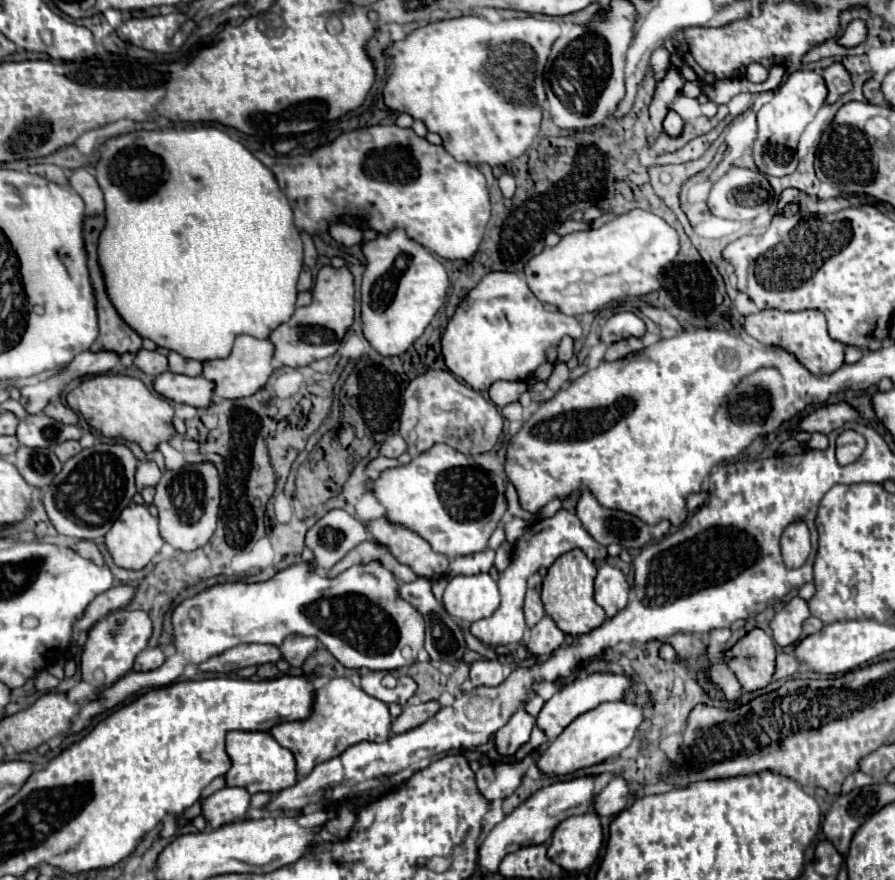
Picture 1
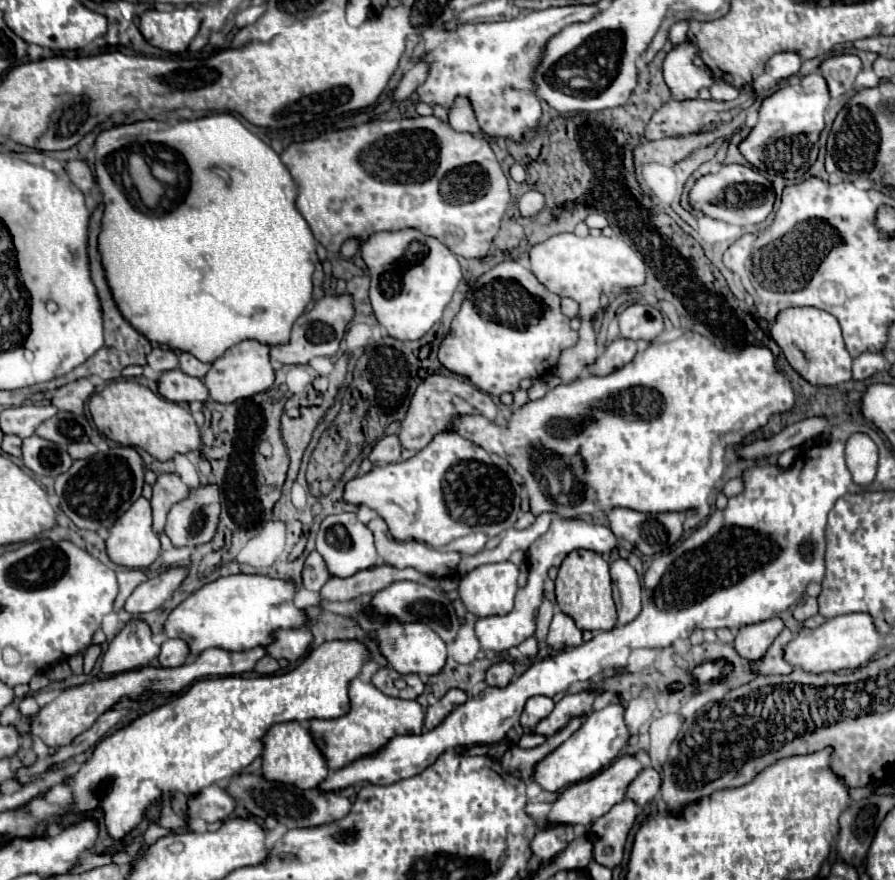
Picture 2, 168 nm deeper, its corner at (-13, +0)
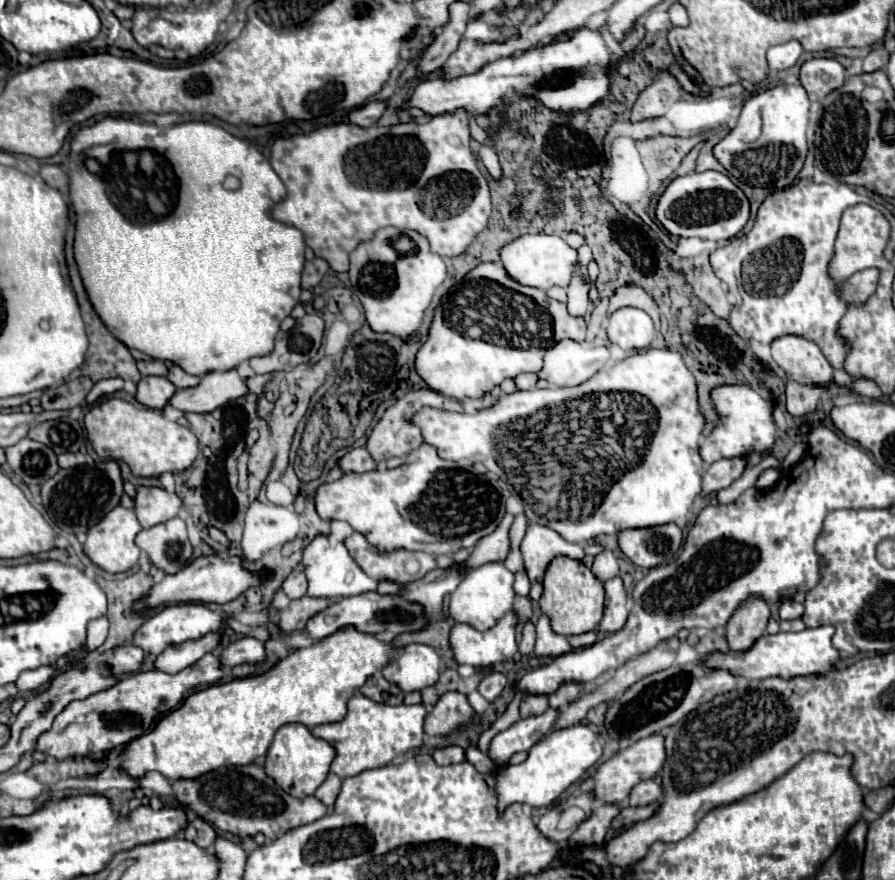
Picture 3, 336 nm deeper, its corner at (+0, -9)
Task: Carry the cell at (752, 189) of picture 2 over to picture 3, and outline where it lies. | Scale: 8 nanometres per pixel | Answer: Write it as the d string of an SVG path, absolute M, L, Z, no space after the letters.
M692 172L674 178L656 202L656 220L670 236L730 240L748 222L750 206L744 192L720 172Z

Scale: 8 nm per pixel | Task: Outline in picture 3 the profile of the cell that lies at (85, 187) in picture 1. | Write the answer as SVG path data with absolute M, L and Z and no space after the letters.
M42 164L40 166L40 176L42 176L42 180L48 186L52 186L60 194L68 196L68 176L66 176L66 172L60 166L56 166L56 164Z

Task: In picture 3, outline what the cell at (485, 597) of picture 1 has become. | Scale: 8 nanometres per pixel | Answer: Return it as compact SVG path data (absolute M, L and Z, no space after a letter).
M502 562L484 564L476 570L472 570L450 596L450 604L448 604L450 616L456 622L468 624L480 632L490 630L504 614L508 614L512 610L514 596L516 596L512 584L514 584L514 574Z

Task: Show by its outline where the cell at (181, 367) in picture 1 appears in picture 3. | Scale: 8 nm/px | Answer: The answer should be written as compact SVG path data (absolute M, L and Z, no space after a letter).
M172 366L170 372L168 372L168 380L180 390L180 388L192 388L200 382L198 376L192 376L192 374L186 374L180 366Z

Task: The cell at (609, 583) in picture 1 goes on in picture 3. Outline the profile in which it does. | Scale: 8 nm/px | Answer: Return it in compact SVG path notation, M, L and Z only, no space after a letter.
M612 578L608 582L604 582L606 588L606 608L604 608L604 616L600 620L600 630L602 632L618 632L628 618L628 596L626 590L622 586L622 578Z

